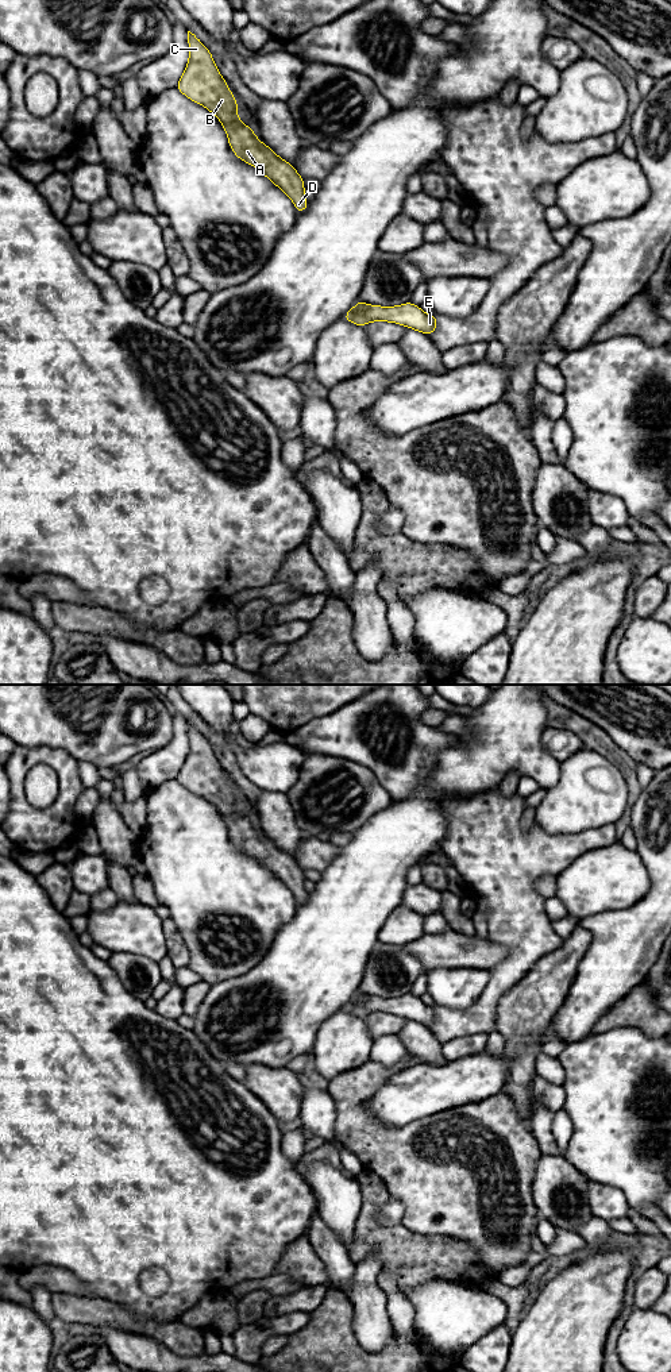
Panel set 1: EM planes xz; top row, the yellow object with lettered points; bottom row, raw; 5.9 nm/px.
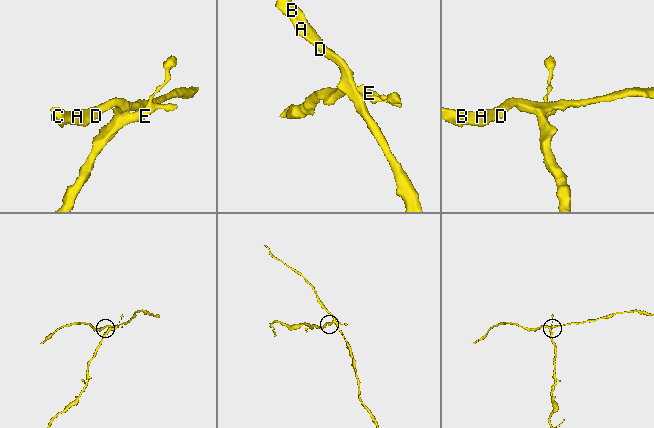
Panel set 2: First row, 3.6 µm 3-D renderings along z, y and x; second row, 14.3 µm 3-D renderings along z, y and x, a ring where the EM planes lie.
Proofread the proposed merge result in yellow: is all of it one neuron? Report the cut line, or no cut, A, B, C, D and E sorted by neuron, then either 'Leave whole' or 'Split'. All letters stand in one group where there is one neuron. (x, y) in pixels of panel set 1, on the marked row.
Split along xz (366, 304), (358, 311), (353, 308). Groups: A B C D / E. Split

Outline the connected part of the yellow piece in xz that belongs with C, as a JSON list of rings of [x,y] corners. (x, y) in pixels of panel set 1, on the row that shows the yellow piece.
[[[190,31],[188,43],[189,61],[176,89],[211,111],[225,130],[232,153],[278,186],[293,201],[298,213],[305,212],[309,201],[304,197],[304,178],[238,117],[238,101],[220,74],[212,53]]]

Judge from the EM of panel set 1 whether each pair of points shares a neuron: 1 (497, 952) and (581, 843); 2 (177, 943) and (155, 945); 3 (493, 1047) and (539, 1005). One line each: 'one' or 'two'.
1: two
2: two
3: two

